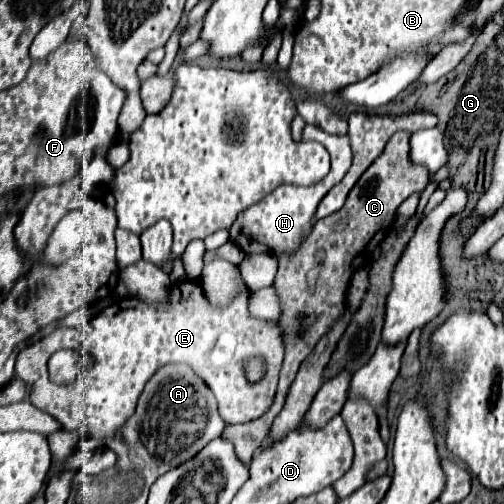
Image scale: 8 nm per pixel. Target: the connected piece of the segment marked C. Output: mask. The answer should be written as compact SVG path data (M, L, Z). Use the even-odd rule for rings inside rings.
M399 131L395 133L389 143L385 145L383 153L377 161L361 175L357 185L347 197L345 209L319 219L305 243L295 253L281 255L279 257L279 271L275 277L275 289L281 299L281 321L283 327L283 339L285 339L285 361L279 375L279 387L273 401L273 407L253 423L241 423L241 425L227 425L223 435L227 439L233 439L237 457L249 465L253 453L263 445L263 441L269 435L271 423L277 417L277 413L285 405L287 391L299 371L299 365L303 359L313 351L317 341L329 331L329 325L333 325L345 311L345 291L349 287L349 279L353 271L367 261L371 261L371 255L375 247L385 239L387 231L391 231L395 213L399 205L413 193L423 193L429 183L429 171L423 165L417 165L409 157L409 137L411 133ZM319 267L319 279L315 285L315 293L307 291L307 269Z

